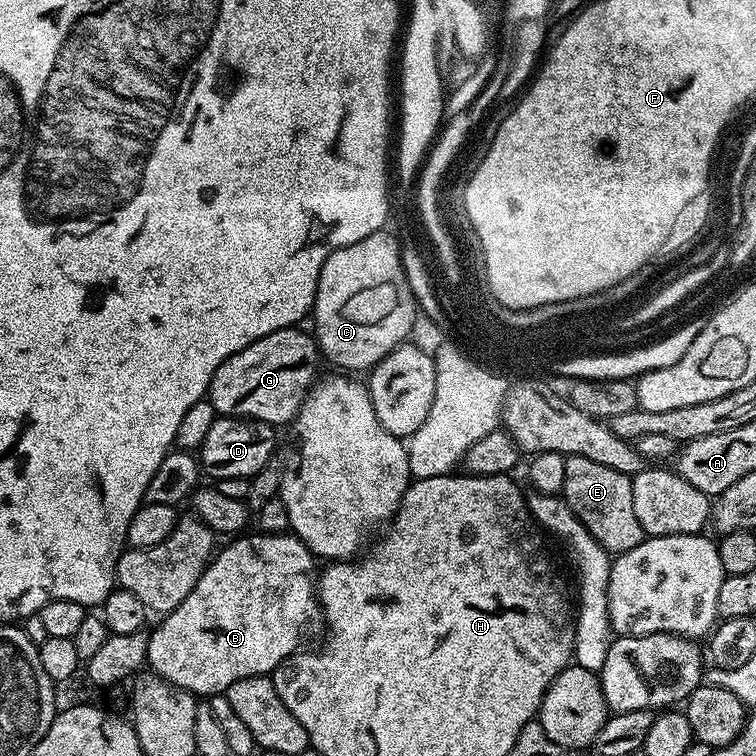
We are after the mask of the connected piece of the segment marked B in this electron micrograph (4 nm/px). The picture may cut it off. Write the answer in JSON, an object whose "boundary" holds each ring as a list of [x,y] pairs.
{"boundary":[[[249,534],[241,535],[239,538],[225,543],[228,545],[226,545],[224,549],[221,547],[219,551],[213,555],[212,559],[208,562],[208,567],[205,568],[204,573],[198,578],[194,590],[190,590],[190,594],[186,594],[186,598],[182,598],[182,602],[179,606],[161,619],[164,621],[162,621],[156,629],[151,629],[148,637],[147,667],[151,669],[151,671],[157,672],[166,682],[170,682],[179,688],[185,688],[187,692],[191,692],[200,698],[211,698],[227,693],[228,688],[234,686],[234,682],[238,682],[242,678],[269,675],[287,656],[293,655],[293,653],[301,647],[300,635],[303,634],[304,627],[308,624],[308,619],[319,621],[322,616],[318,603],[318,592],[314,587],[314,576],[311,576],[312,563],[314,563],[312,551],[294,534],[248,535]]]}

